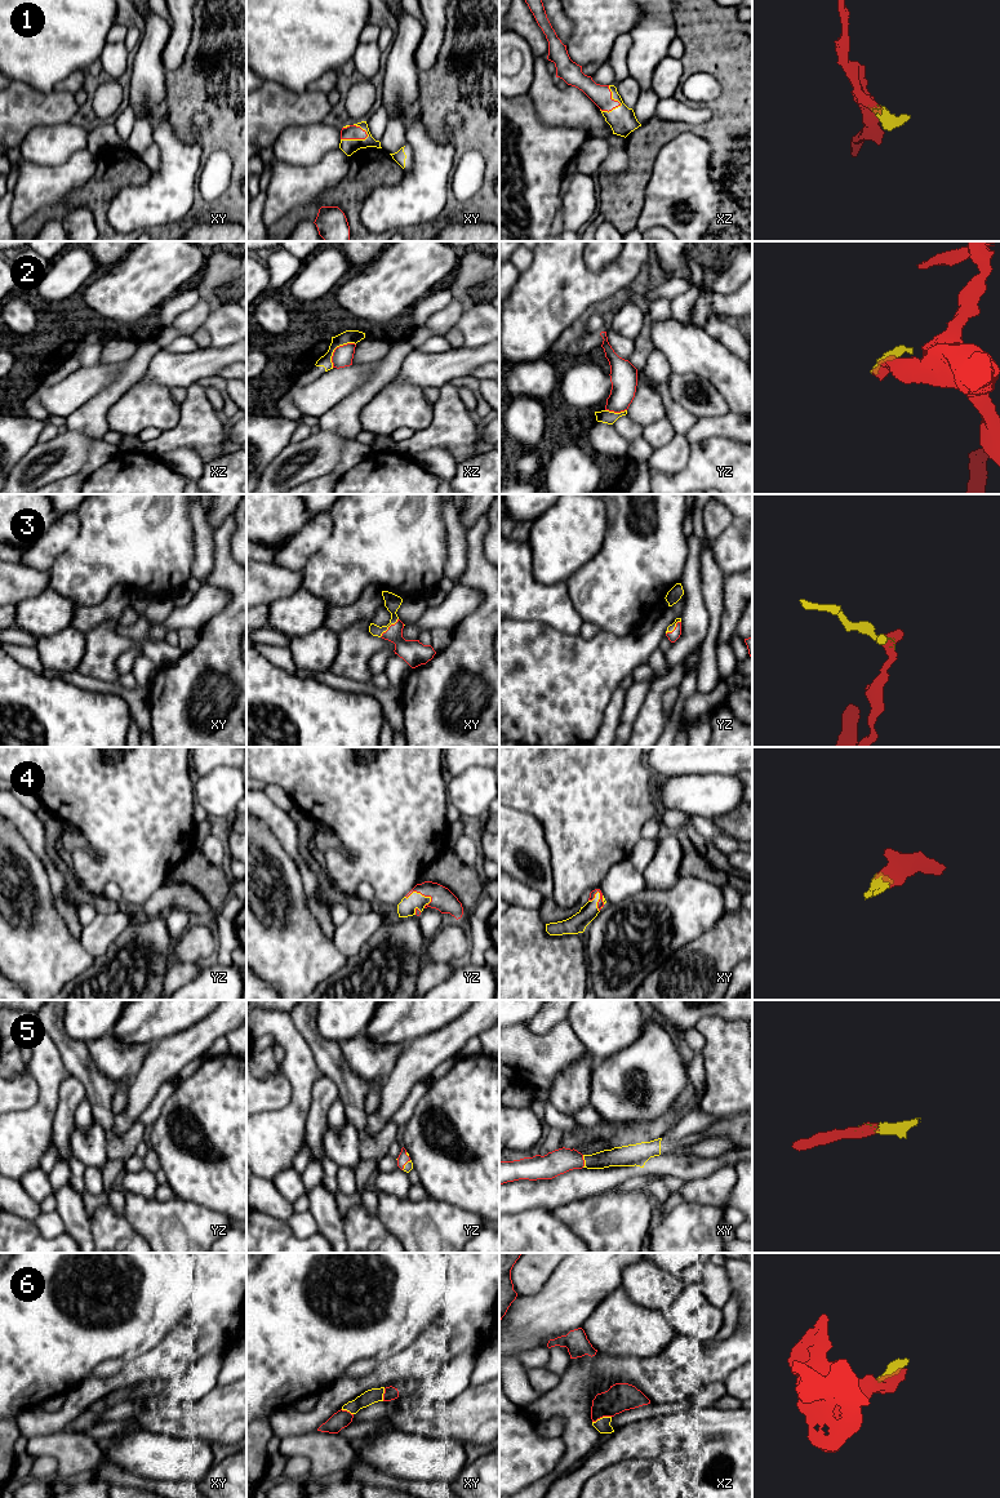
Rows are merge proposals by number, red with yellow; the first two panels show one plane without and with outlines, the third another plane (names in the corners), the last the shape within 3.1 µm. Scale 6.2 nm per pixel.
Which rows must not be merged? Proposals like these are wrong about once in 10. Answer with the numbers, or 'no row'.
2

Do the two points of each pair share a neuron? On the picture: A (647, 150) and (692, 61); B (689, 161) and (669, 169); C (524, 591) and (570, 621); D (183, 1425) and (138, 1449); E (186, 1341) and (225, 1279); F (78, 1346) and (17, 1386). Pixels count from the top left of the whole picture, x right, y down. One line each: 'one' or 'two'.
A: one
B: one
C: one
D: two
E: one
F: one

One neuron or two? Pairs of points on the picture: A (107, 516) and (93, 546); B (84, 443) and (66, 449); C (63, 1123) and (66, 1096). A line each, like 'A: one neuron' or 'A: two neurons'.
A: one neuron
B: one neuron
C: one neuron

